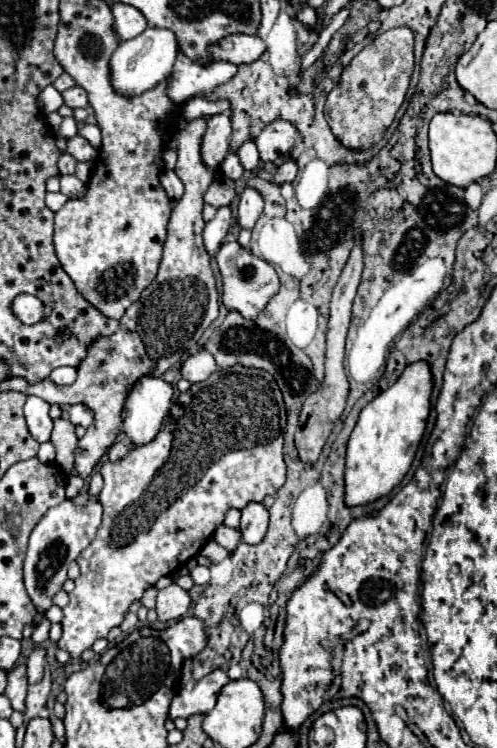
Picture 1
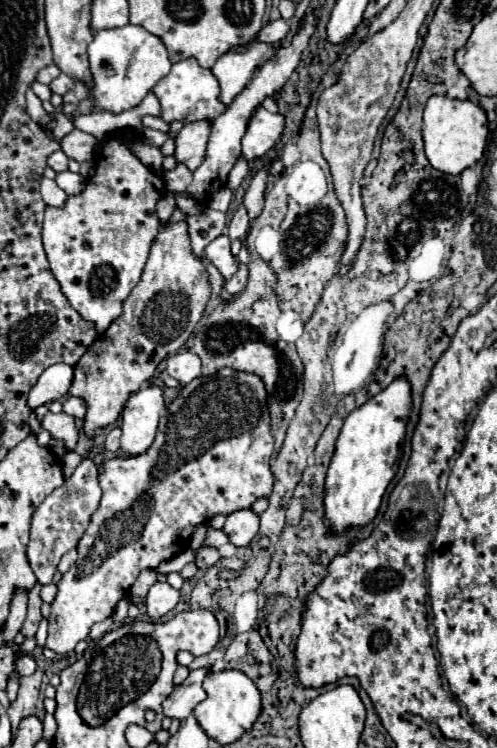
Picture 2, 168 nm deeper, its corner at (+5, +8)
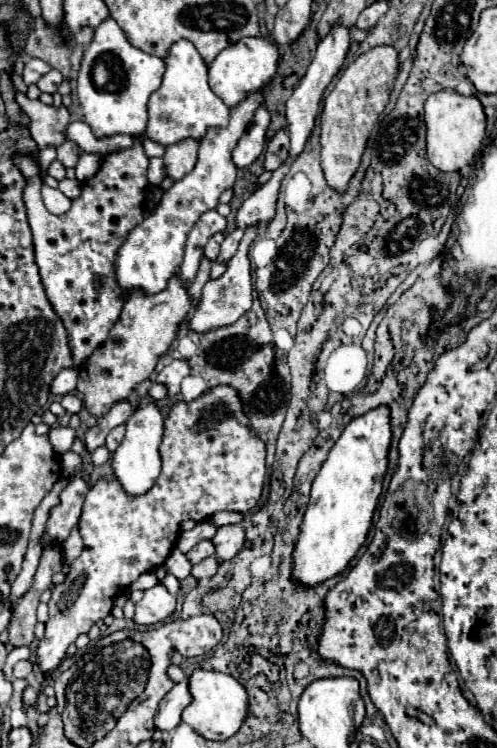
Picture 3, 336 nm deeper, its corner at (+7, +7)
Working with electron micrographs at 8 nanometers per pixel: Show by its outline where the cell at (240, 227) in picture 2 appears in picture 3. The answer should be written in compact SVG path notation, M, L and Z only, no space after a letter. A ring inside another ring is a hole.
M235 229L235 231L227 233L225 241L221 243L221 251L219 251L219 255L217 255L215 263L223 263L223 265L227 265L227 263L229 263L229 259L235 255L237 245L239 245L239 241L241 241L241 237L243 237L243 229Z

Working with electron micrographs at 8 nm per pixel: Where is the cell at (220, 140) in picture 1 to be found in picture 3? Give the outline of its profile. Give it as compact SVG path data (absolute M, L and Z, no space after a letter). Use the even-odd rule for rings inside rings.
M181 141L177 145L171 145L163 157L167 177L179 181L187 173L191 173L197 163L197 149L199 149L197 141Z

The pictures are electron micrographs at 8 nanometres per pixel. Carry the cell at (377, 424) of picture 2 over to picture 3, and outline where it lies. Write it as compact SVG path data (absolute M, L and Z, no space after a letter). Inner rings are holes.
M383 405L353 419L329 451L329 457L313 481L309 505L293 551L291 579L299 587L309 589L321 585L345 571L365 543L387 471L389 445L389 409Z

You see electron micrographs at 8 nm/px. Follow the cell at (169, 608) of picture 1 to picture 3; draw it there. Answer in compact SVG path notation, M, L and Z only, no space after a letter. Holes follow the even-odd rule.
M161 583L147 589L143 599L135 603L133 621L137 625L155 625L165 621L175 611L175 595L171 595Z

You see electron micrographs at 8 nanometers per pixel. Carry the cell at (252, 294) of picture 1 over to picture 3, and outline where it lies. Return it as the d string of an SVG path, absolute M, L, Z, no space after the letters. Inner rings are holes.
M215 233L211 239L209 239L209 243L205 245L205 257L209 257L211 261L217 257L217 253L219 253L219 245L221 245L221 241L225 239L225 235L223 233Z

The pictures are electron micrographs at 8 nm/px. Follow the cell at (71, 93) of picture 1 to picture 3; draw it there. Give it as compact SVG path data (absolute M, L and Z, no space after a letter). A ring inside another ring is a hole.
M51 69L47 75L43 75L39 81L37 81L37 87L45 93L55 93L59 83L63 81L63 75L57 71L57 69Z

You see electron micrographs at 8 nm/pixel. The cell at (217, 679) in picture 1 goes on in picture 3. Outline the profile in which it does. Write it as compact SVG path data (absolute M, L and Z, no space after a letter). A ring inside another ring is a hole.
M177 683L159 703L155 713L155 727L161 731L171 731L181 723L183 709L191 703L191 695L187 683Z

